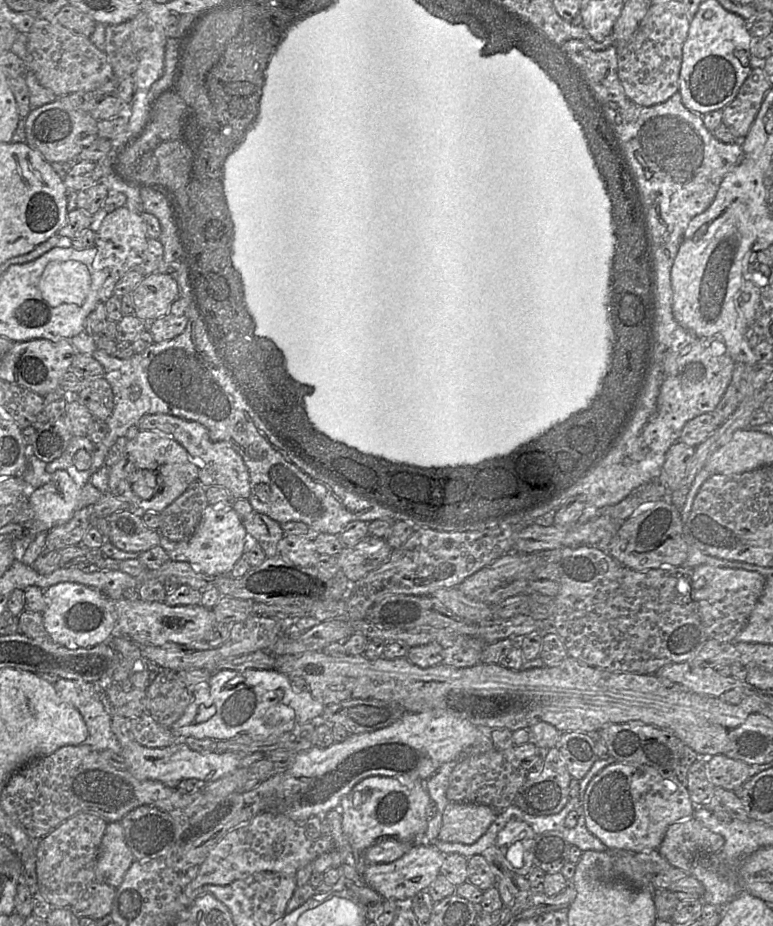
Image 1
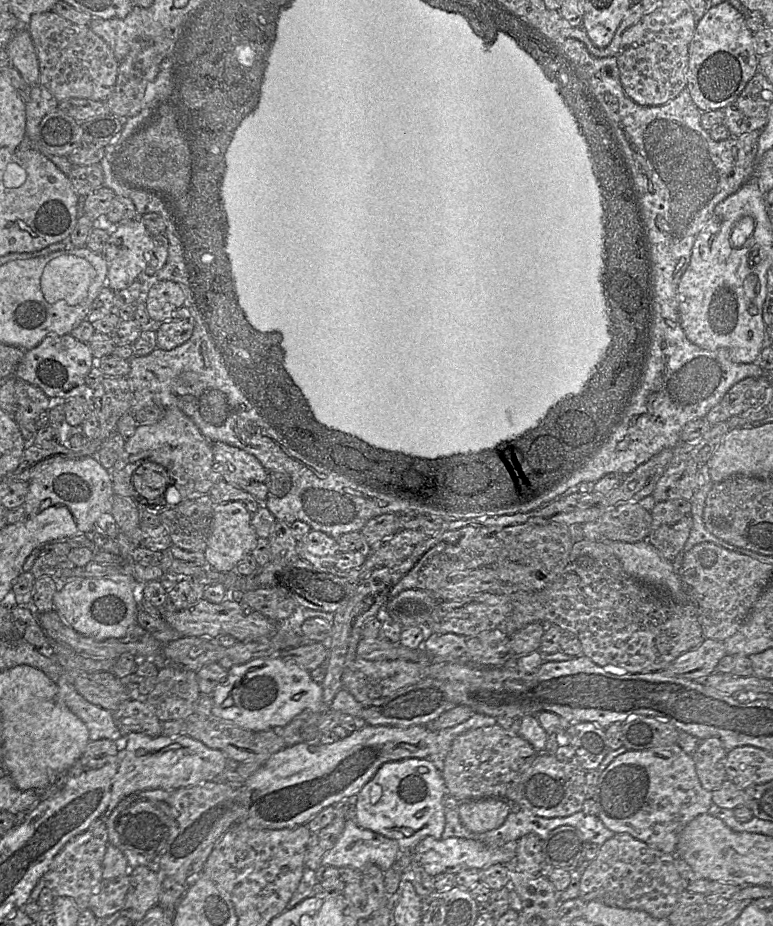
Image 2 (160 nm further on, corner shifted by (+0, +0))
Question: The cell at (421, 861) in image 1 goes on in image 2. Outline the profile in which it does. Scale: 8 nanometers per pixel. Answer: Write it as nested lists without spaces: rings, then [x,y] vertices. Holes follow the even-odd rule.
[[[431,836],[422,839],[414,848],[412,863],[419,864],[432,877],[441,873],[457,873],[467,869],[483,869],[494,864],[514,863],[516,857],[516,842],[506,842],[501,846],[487,846],[481,842],[459,837],[435,839]]]

